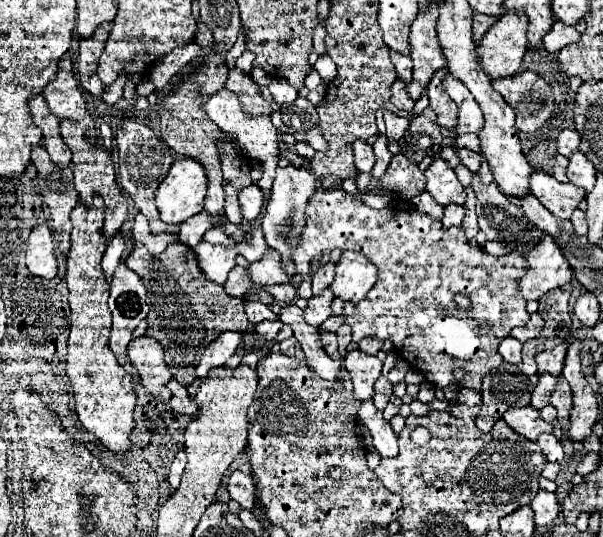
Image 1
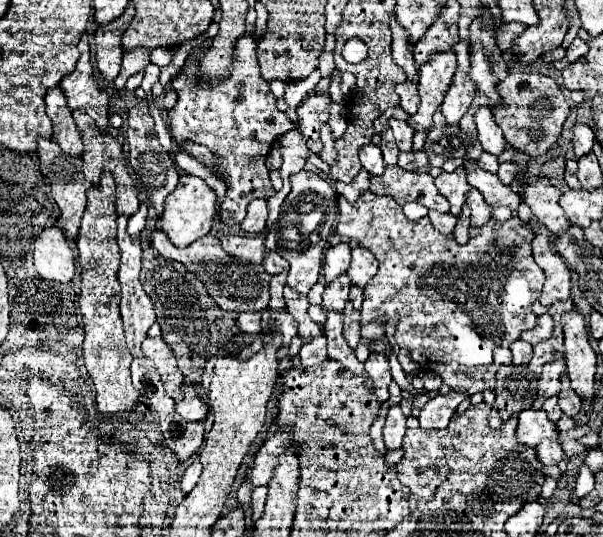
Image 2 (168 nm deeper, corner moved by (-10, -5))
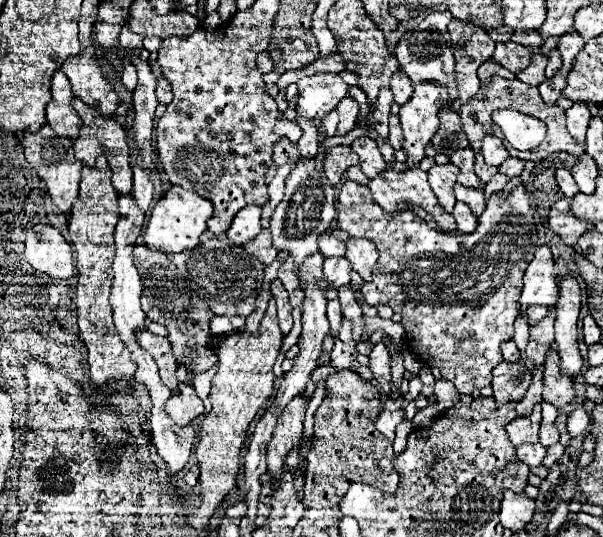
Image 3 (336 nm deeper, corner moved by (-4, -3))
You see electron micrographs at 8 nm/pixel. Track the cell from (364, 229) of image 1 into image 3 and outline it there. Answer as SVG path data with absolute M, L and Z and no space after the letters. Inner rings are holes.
M356 181L342 185L336 211L338 229L370 239L380 253L372 281L360 287L364 301L384 303L400 313L410 351L424 365L438 367L442 379L452 381L460 393L488 387L492 369L502 361L500 343L514 335L522 275L538 243L526 189L514 187L506 201L492 195L476 231L468 235L440 233L410 209L388 213L372 199L368 187Z

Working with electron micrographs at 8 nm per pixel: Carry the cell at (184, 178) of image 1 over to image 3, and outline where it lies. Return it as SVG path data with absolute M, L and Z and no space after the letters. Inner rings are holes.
M172 185L154 205L148 227L144 233L146 245L164 253L180 253L198 245L200 235L206 231L206 221L212 217L212 203L206 197L200 197L196 191L186 191L180 185Z

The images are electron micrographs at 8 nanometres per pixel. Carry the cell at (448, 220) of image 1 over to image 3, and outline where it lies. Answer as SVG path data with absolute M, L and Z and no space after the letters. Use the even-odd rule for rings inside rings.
M456 203L452 215L454 215L454 219L456 219L458 233L472 233L472 231L476 229L476 217L472 215L472 211L468 211L468 205Z

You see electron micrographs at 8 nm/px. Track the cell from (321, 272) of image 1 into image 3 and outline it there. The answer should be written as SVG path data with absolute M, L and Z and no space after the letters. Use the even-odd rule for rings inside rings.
M326 233L320 237L320 253L324 257L344 257L346 253L346 243L340 241L338 237L334 237L332 233Z

